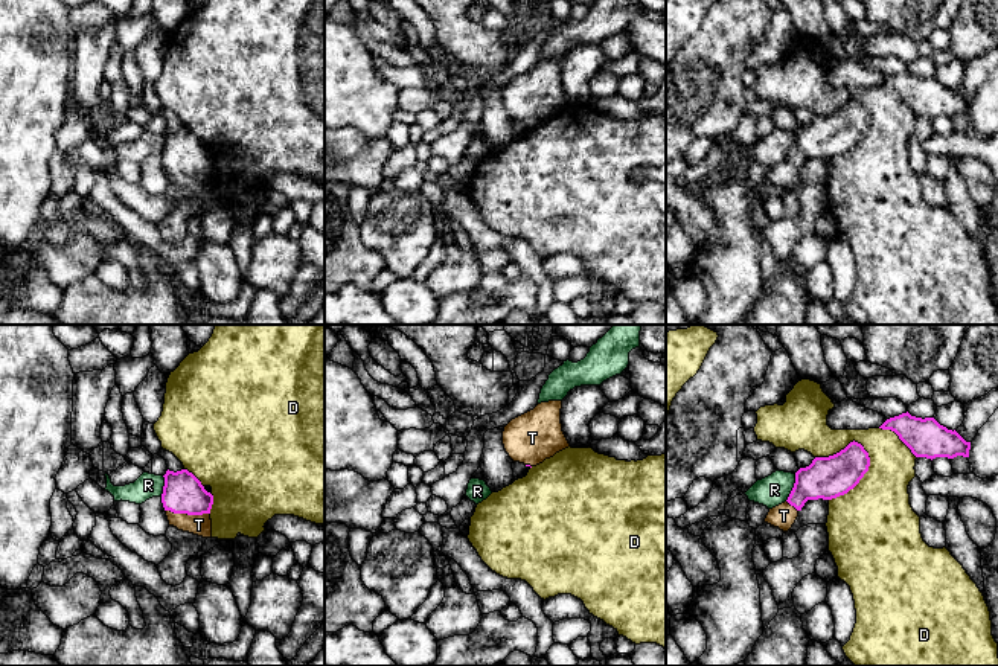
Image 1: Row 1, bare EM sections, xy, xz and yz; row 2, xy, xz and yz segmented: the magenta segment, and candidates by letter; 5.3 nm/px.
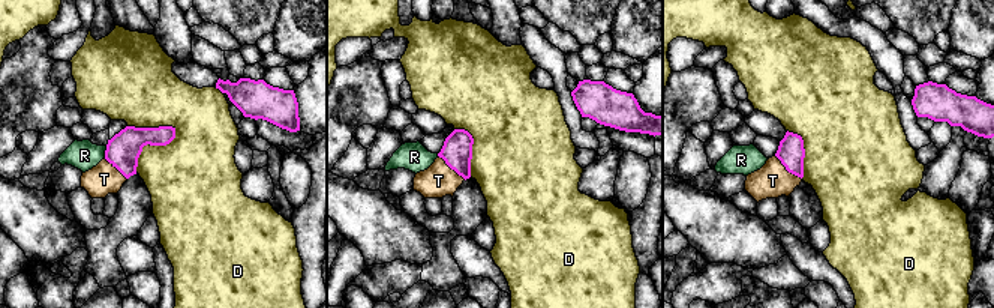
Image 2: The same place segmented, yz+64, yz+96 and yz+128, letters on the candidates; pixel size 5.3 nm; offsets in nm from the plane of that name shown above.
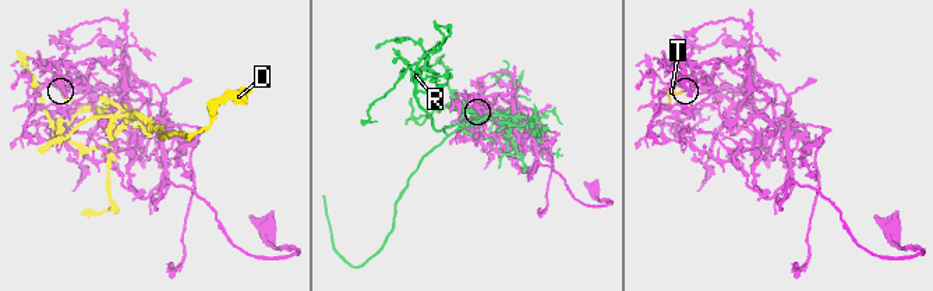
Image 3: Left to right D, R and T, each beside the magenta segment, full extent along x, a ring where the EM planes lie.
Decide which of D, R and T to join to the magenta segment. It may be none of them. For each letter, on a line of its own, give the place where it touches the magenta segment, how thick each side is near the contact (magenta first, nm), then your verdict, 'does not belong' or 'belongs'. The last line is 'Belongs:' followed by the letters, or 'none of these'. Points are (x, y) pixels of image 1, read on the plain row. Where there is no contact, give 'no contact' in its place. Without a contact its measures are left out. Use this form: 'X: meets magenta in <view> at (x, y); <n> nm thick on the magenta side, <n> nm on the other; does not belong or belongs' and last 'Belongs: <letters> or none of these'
D: meets magenta in yz at (864, 131); 220 nm thick on the magenta side, 400 nm on the other; does not belong
R: meets magenta in yz at (793, 147); 220 nm thick on the magenta side, 160 nm on the other; does not belong
T: meets magenta in xy at (188, 172); 220 nm thick on the magenta side, 110 nm on the other; belongs
Belongs: T

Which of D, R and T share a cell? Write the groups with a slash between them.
D / R / T

